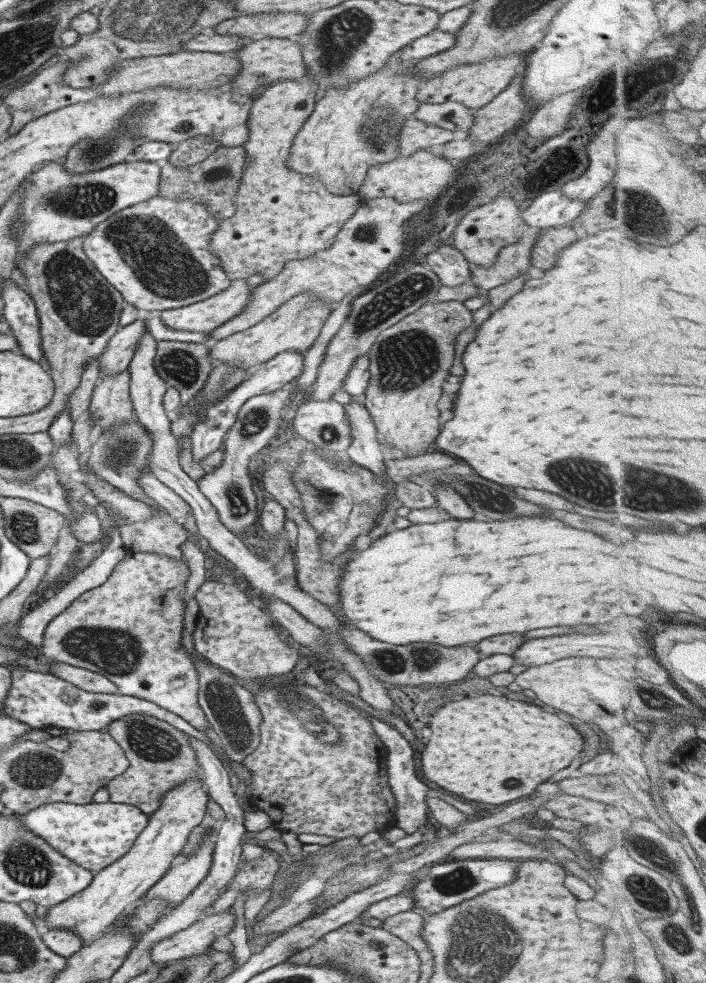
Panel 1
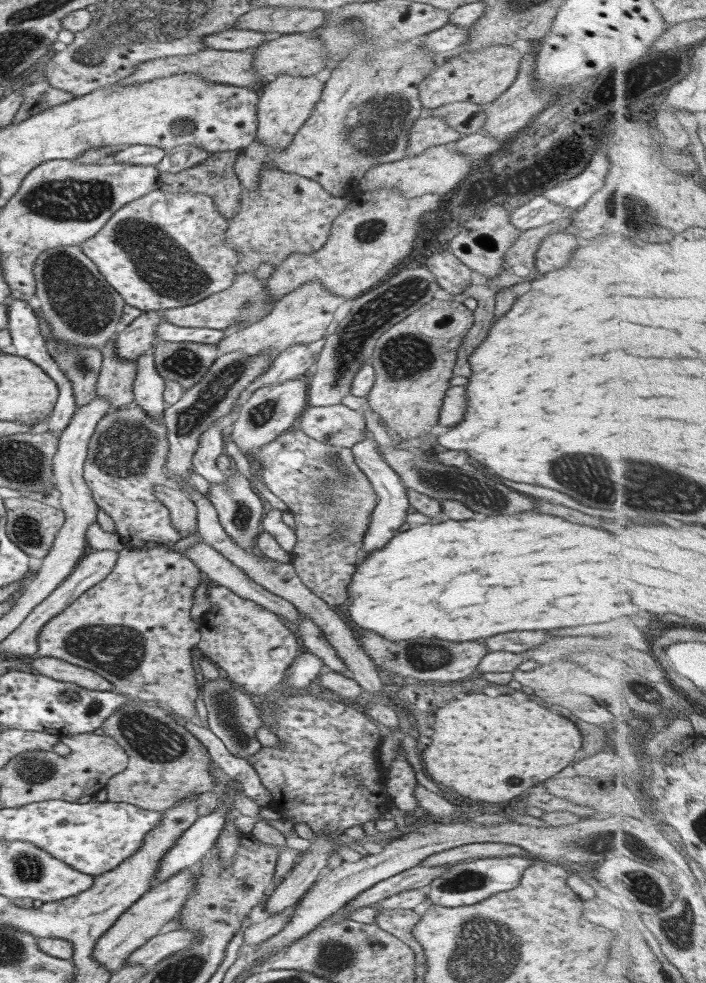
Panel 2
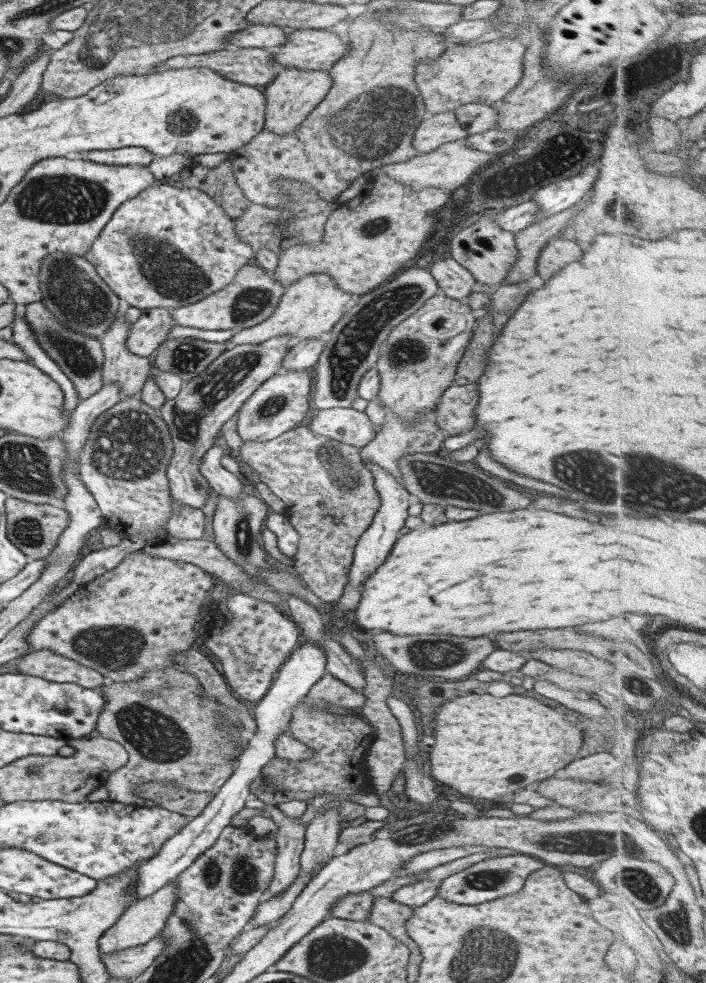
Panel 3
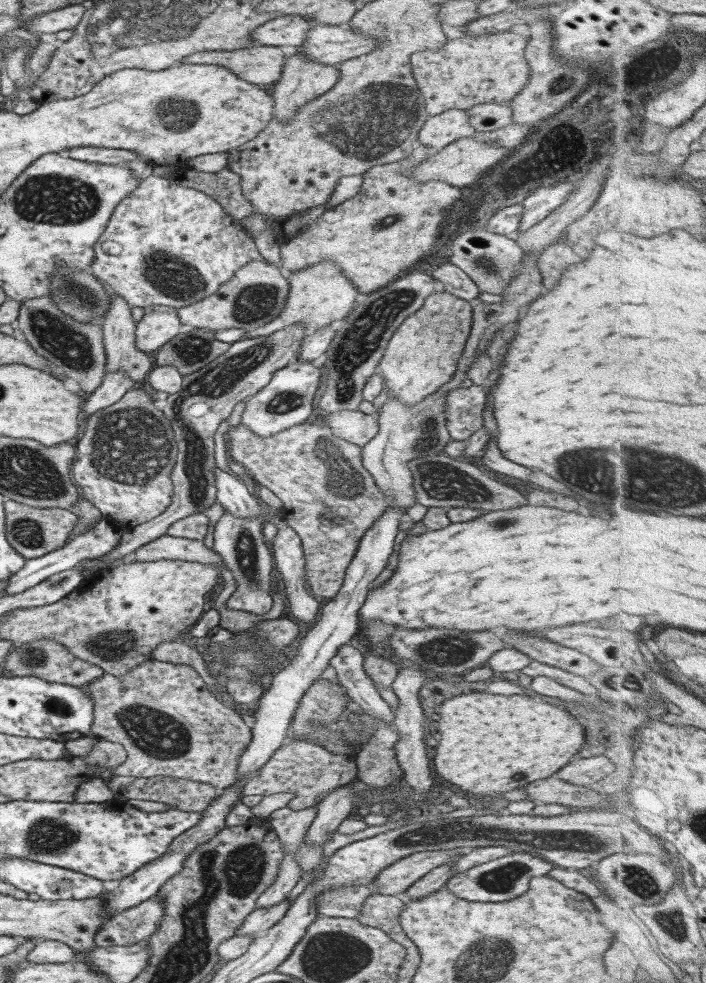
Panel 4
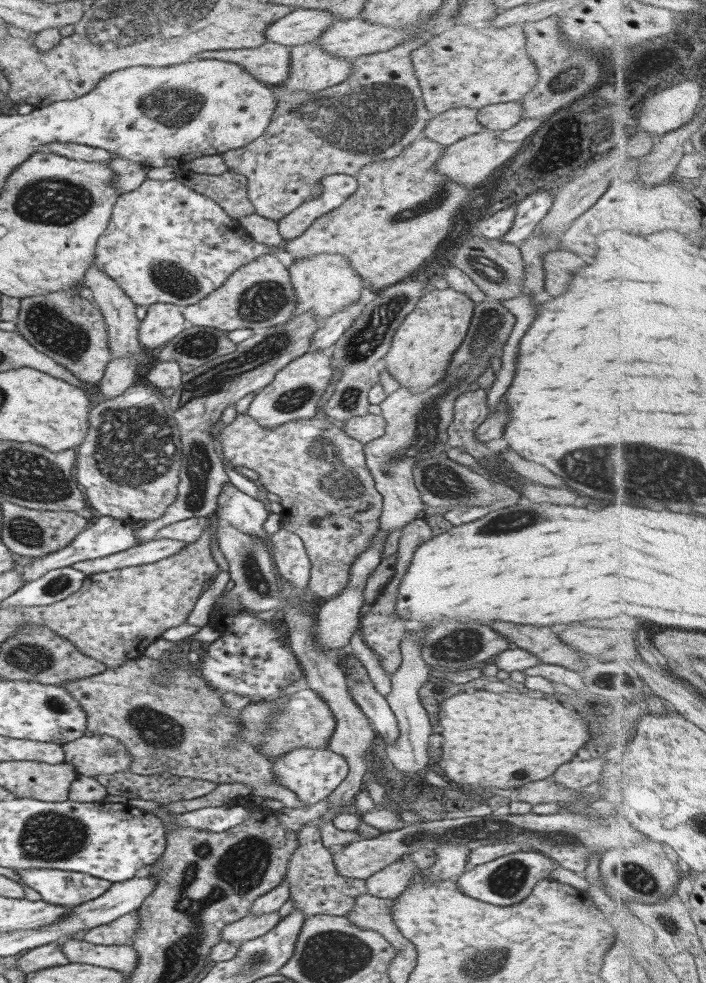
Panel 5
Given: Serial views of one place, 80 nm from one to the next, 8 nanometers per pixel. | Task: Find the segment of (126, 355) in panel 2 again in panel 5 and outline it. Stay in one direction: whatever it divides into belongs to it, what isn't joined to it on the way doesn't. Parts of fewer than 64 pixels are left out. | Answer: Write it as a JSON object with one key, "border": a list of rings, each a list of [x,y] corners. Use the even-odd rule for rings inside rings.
{"border":[[[162,303],[147,308],[137,331],[139,344],[146,353],[157,351],[173,336],[190,327],[183,319],[180,309],[176,305]]]}

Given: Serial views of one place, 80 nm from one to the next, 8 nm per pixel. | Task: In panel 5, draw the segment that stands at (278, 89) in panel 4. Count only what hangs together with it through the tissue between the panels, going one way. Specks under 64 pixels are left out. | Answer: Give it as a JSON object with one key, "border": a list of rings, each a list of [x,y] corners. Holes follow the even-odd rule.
{"border":[[[313,41],[291,47],[288,75],[283,86],[288,90],[319,92],[345,80],[350,73],[351,61],[351,58],[330,56]]]}

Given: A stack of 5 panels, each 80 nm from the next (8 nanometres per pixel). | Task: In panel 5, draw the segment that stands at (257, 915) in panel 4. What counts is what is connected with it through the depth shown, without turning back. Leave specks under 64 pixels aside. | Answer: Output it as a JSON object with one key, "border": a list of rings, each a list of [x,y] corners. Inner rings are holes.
{"border":[[[277,912],[255,916],[247,913],[243,918],[224,926],[220,932],[220,941],[242,943],[263,936],[280,919]]]}

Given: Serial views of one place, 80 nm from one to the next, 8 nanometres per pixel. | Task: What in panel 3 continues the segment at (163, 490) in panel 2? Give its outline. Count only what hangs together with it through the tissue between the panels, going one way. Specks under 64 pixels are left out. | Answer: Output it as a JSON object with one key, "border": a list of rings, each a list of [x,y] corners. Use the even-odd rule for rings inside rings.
{"border":[[[170,502],[170,517],[166,523],[167,534],[185,540],[204,538],[204,516],[200,509],[180,507]]]}

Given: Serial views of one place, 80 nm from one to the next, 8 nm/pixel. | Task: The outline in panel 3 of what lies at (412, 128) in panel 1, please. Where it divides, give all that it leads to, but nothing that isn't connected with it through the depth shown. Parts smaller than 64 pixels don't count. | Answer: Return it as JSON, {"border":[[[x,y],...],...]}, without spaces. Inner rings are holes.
{"border":[[[453,110],[426,115],[412,132],[412,148],[418,153],[426,153],[446,142],[464,139],[466,130],[458,125]]]}

